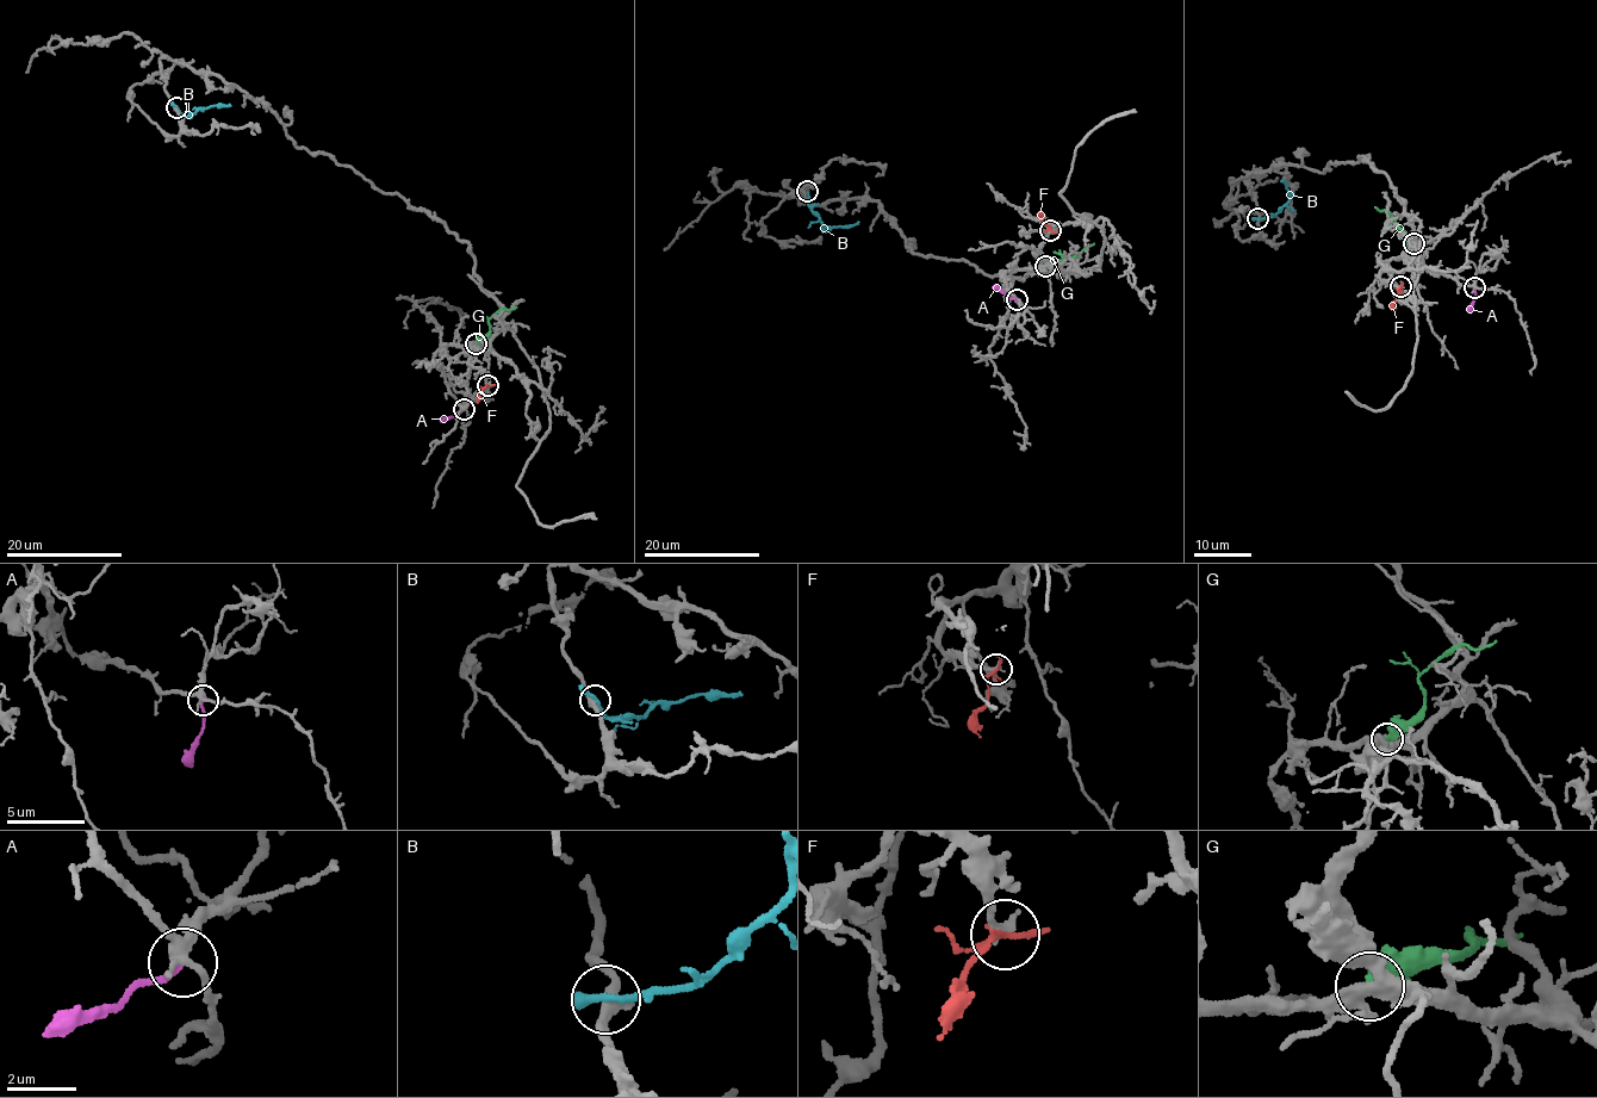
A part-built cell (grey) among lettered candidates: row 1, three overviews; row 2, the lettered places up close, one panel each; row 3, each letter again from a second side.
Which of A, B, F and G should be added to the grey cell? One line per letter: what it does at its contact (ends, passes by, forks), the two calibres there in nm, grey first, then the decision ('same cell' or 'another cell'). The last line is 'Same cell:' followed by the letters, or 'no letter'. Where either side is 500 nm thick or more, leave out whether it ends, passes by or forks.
A: it ends | 280/180 nm | another cell
B: it passes by | 300/240 nm | another cell
F: it passes by | 300/180 nm | another cell
G: it ends | 400/480 nm | another cell
Same cell: no letter

